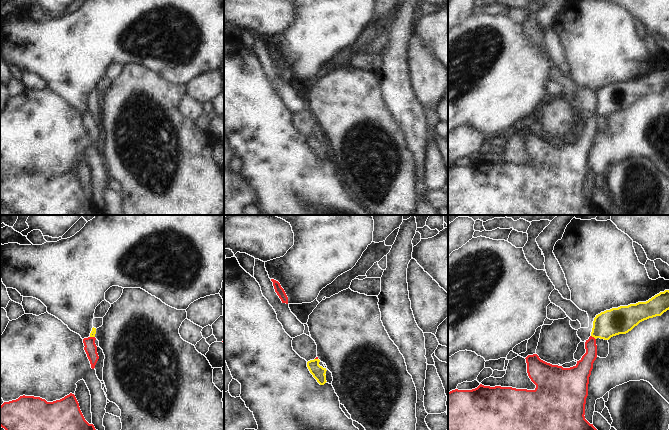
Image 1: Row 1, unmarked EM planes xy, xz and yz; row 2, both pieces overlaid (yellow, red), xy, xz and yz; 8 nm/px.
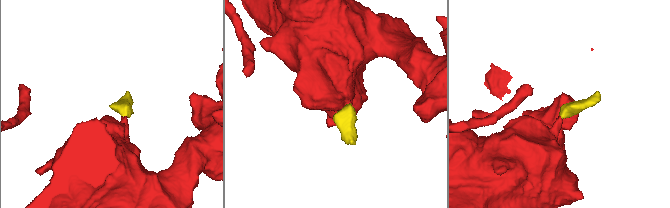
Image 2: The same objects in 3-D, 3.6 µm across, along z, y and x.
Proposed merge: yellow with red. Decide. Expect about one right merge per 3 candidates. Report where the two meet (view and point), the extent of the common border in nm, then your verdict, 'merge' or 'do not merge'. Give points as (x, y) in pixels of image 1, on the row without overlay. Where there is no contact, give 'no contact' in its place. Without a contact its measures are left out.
meets yellow in yz at (593, 112); contact 50 nm long; merge

